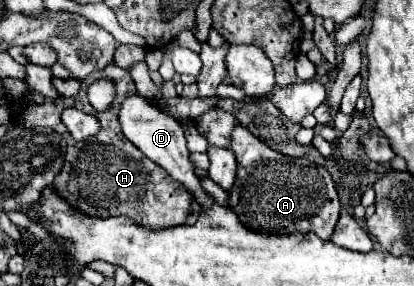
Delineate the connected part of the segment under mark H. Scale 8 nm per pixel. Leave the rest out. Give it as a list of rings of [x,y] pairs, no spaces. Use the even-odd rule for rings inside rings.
[[[110,62],[102,72],[92,72],[88,76],[88,80],[98,80],[100,76],[114,78],[116,92],[118,92],[112,108],[106,112],[92,110],[88,96],[86,96],[86,86],[82,84],[82,92],[78,92],[78,96],[74,100],[58,98],[58,100],[46,100],[40,106],[28,104],[28,106],[22,106],[22,112],[18,114],[20,124],[24,124],[24,126],[48,126],[48,128],[60,132],[62,138],[68,142],[66,164],[54,180],[58,194],[66,202],[70,202],[74,208],[78,208],[80,212],[90,214],[90,216],[104,218],[104,216],[122,216],[124,214],[124,216],[134,218],[140,226],[146,226],[152,230],[158,230],[158,228],[162,230],[162,228],[184,224],[188,214],[190,214],[190,202],[192,202],[190,192],[184,190],[182,184],[170,178],[167,172],[157,164],[153,164],[150,170],[150,158],[146,158],[134,144],[130,144],[130,140],[124,138],[120,128],[110,128],[110,118],[112,120],[118,118],[118,108],[124,100],[124,94],[136,94],[134,82],[132,82],[128,70],[122,70],[120,66]],[[70,106],[76,106],[82,112],[98,118],[100,130],[96,136],[86,138],[82,142],[76,142],[70,136],[68,128],[60,120],[62,110],[70,108]],[[74,176],[86,176],[86,188],[94,188],[94,192],[66,192],[66,184],[78,184],[78,180],[74,180]],[[58,184],[62,184],[62,188],[58,188]]]

